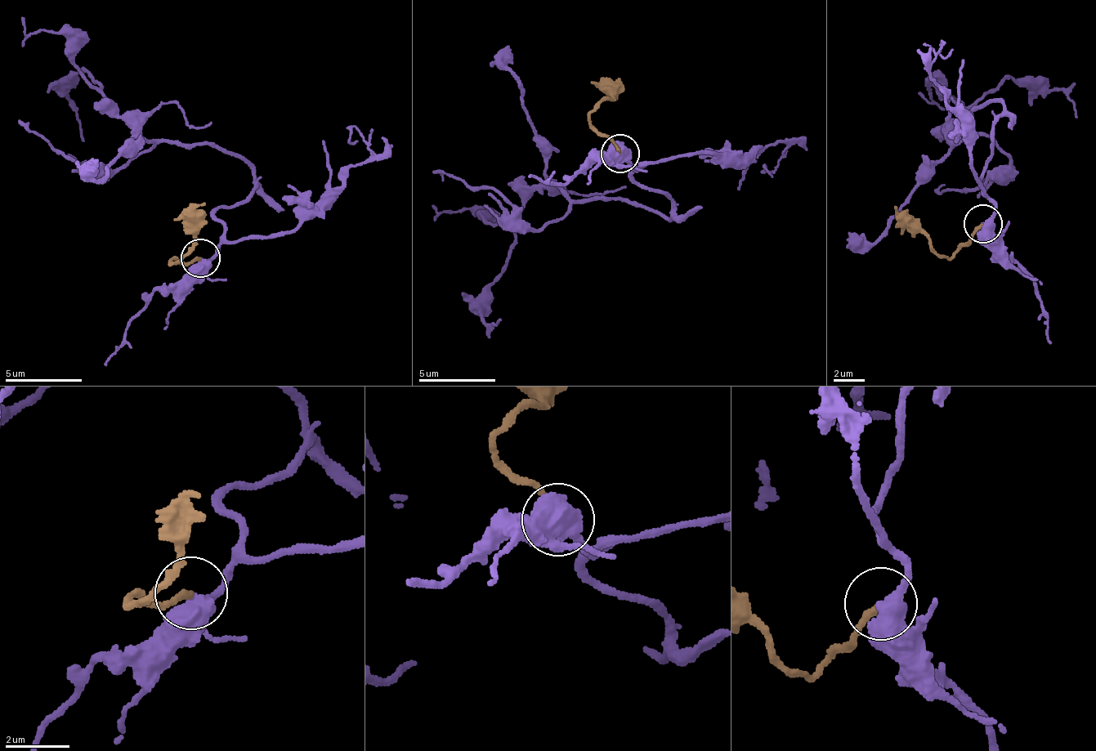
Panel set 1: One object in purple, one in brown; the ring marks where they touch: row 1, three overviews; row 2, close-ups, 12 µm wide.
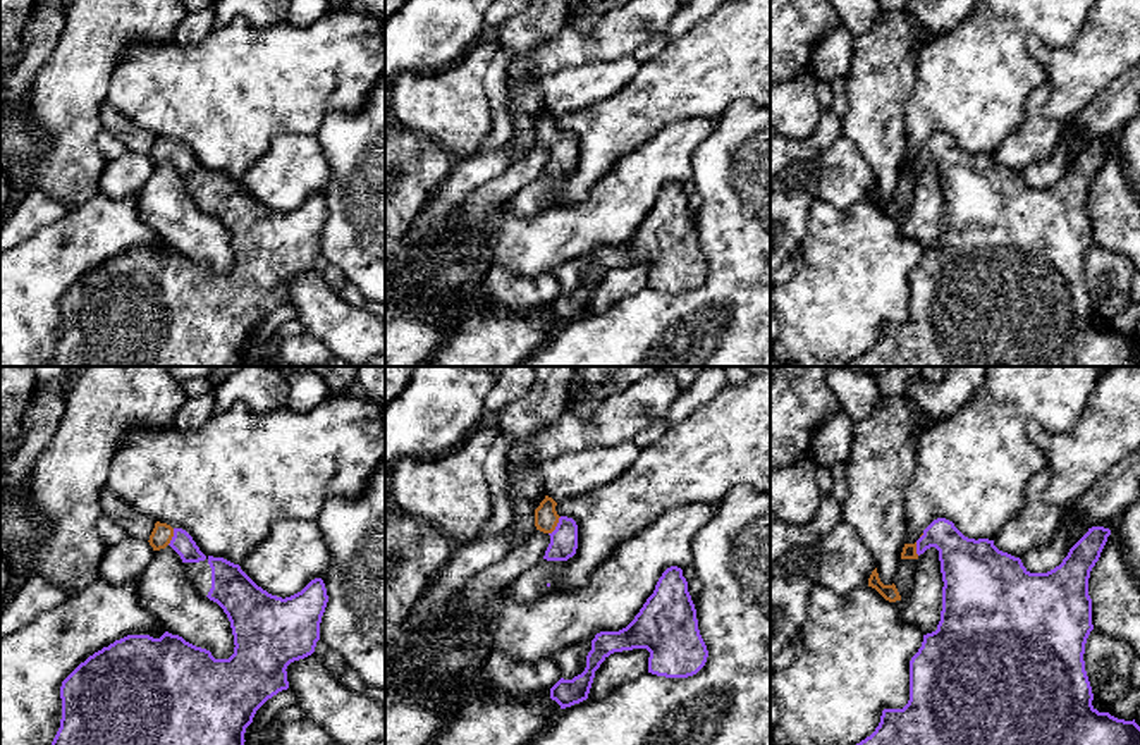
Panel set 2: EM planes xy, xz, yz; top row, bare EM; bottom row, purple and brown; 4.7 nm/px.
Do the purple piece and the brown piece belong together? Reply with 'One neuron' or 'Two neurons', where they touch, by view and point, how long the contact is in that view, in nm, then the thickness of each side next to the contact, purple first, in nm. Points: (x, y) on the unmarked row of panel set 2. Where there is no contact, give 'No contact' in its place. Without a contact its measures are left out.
One neuron. Touches purple at xz (557, 140). Shared border 110 nm. Thickness 130 nm (purple) against 110 nm

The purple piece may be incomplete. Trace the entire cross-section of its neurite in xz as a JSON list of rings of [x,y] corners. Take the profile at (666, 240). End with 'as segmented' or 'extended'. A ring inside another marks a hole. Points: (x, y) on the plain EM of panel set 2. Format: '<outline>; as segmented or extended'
[[[671,181],[662,188],[653,208],[626,243],[597,248],[585,286],[573,294],[561,292],[550,303],[550,313],[561,323],[586,315],[600,279],[614,267],[633,263],[650,267],[648,287],[657,291],[688,292],[705,280],[708,265],[681,182]]]; as segmented

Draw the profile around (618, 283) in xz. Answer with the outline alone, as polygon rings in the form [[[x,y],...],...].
[[[647,263],[614,267],[605,272],[605,275],[595,286],[588,313],[602,315],[622,298],[648,287],[648,272],[650,267]]]

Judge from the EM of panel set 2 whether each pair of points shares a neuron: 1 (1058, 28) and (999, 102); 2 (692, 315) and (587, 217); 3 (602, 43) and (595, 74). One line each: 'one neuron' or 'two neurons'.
1: one neuron
2: two neurons
3: two neurons

